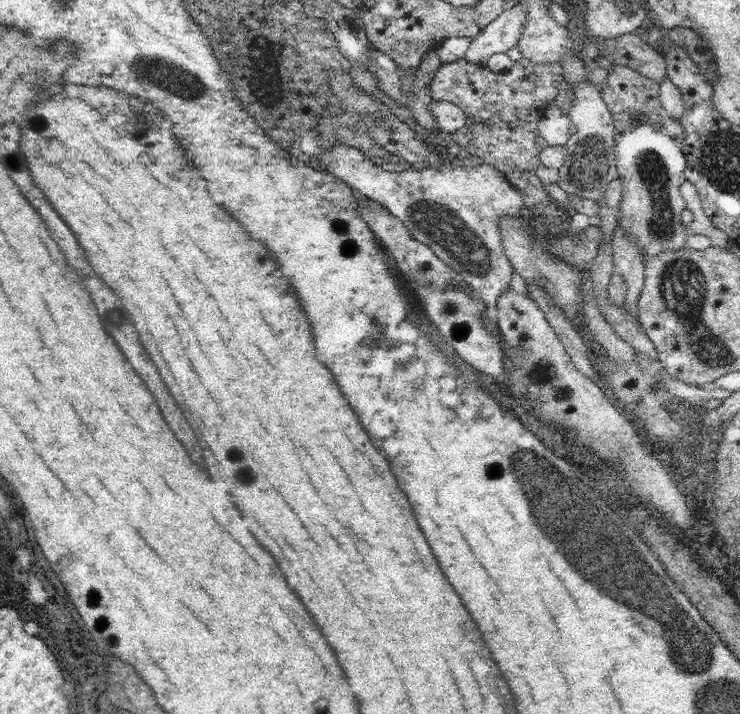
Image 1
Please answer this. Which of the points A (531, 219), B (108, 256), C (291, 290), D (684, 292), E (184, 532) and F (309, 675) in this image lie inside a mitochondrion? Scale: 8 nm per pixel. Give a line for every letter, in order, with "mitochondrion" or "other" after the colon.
A: other
B: other
C: other
D: mitochondrion
E: other
F: other

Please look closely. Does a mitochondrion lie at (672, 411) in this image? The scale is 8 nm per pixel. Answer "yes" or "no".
yes

